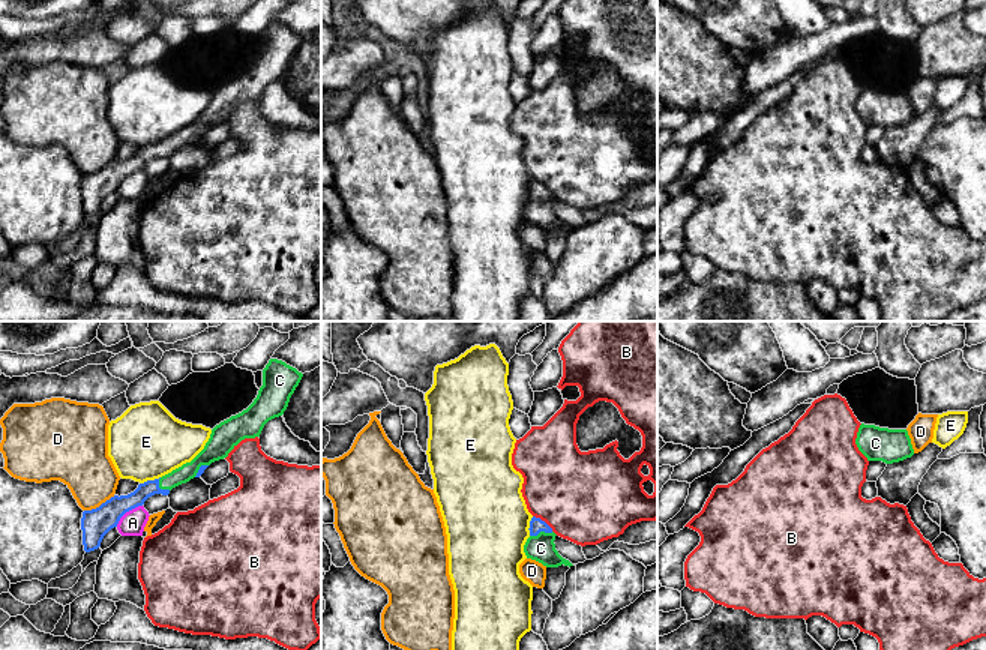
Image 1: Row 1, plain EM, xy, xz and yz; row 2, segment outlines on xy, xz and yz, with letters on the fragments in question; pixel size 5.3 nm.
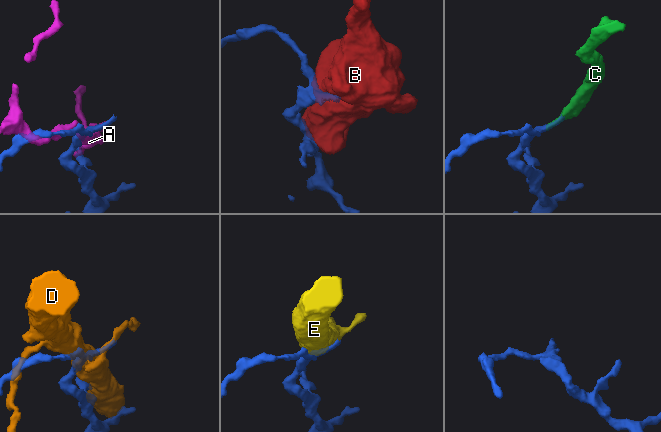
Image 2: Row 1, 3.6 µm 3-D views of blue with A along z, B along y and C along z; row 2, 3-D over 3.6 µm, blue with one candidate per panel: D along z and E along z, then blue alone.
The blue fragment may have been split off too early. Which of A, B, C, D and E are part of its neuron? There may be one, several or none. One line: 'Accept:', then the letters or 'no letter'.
Accept: C

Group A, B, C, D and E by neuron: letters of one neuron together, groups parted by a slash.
A / B / C / D / E

